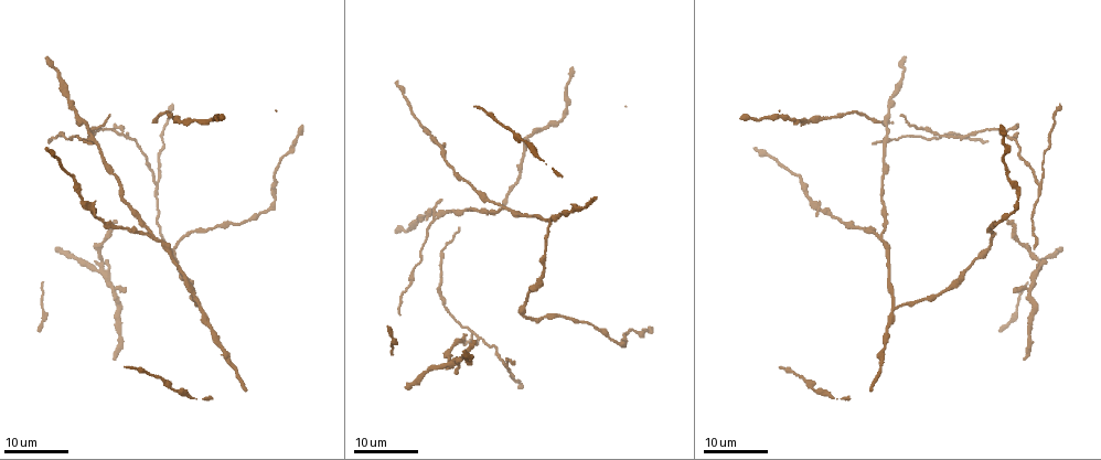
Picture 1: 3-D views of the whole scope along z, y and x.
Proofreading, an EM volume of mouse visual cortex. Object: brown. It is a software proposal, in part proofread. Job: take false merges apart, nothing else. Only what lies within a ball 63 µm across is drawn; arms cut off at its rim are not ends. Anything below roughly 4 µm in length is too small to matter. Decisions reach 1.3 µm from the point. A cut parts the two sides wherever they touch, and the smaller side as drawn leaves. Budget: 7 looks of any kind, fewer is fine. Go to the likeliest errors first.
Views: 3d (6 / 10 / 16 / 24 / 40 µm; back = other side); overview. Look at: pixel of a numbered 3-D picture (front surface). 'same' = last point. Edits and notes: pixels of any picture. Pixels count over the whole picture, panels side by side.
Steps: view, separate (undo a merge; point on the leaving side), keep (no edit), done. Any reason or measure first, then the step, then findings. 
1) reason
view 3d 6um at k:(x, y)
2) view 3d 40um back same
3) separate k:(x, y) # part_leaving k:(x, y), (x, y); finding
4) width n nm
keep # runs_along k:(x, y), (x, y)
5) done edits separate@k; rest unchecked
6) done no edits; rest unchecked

side arm on a straight run
view 3d 24um at 1:(157, 184)

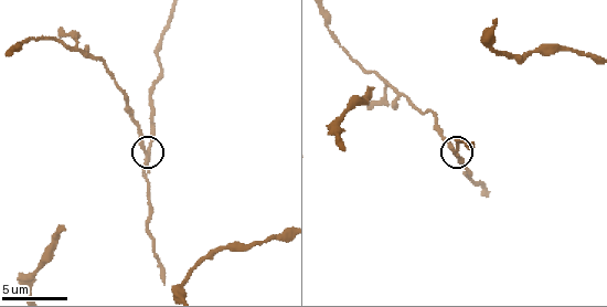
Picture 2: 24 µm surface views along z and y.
view 3d 10um at 2:(147, 154)

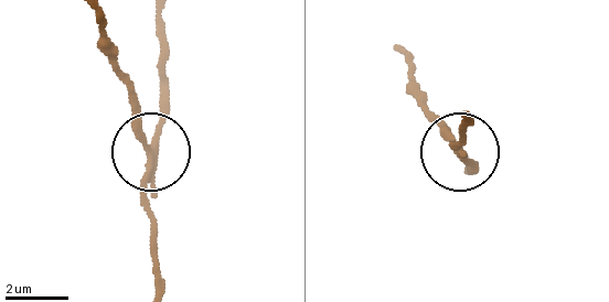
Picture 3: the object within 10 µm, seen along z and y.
side_arm 15 um
keep # runs_along 3:(97, 21), (148, 150), (158, 78); continuous, no second neuron

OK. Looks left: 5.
a fork
view 3d 16um at 1:(152, 237)

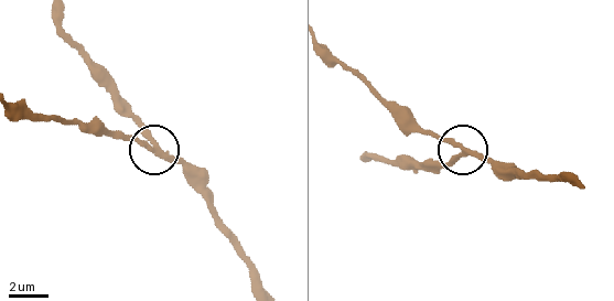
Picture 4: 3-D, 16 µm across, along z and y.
view 3d 10um at 4:(148, 150)

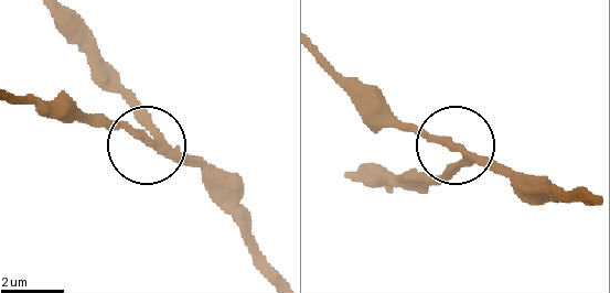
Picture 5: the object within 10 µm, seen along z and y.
width 240 nm
keep # runs_along 5:(46, 9), (145, 119), (147, 136), (84, 115); all the same neuron

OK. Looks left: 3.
view 3d 16um at 1:(941, 133)

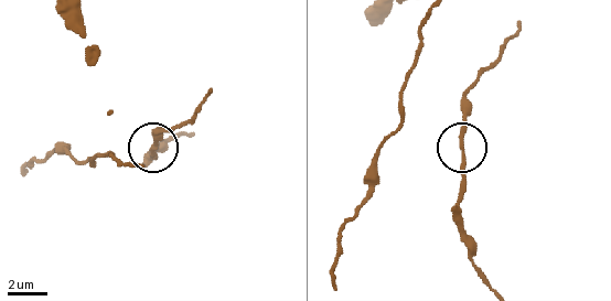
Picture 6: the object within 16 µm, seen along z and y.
view 3d 6um at 6:(462, 141)

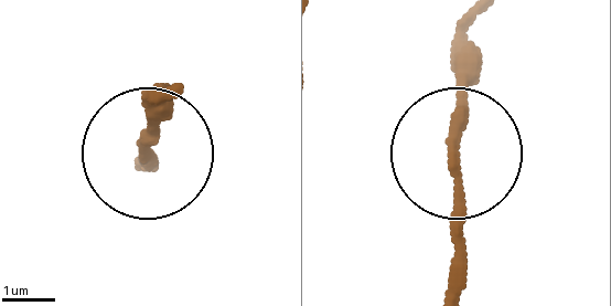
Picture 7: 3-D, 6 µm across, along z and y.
width 210 nm
keep # continuous, no second neuron

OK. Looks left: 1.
done no edits; rest unchecked

